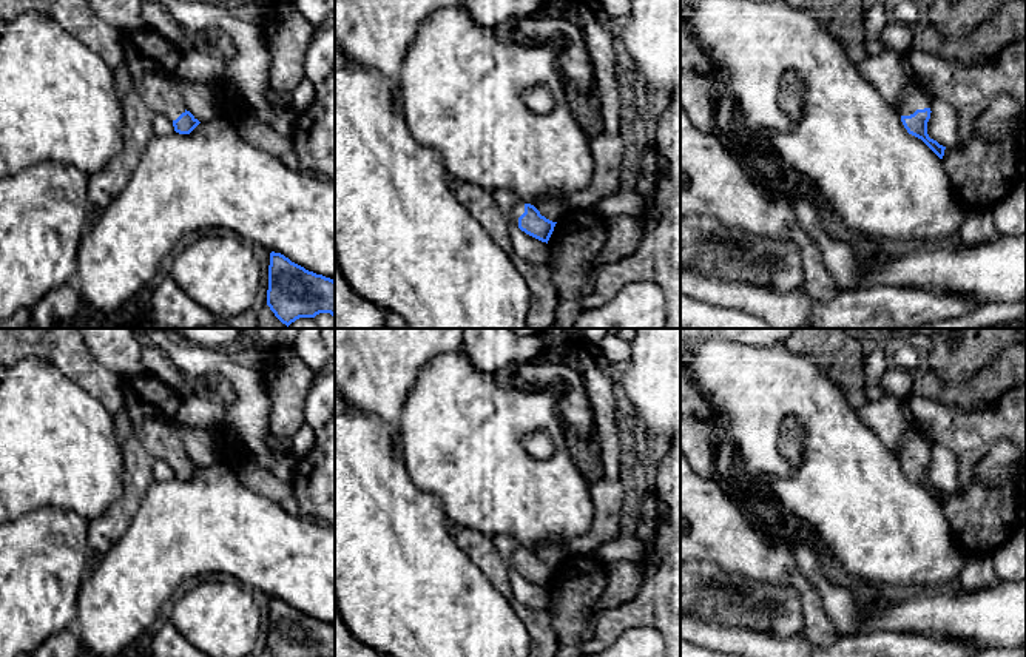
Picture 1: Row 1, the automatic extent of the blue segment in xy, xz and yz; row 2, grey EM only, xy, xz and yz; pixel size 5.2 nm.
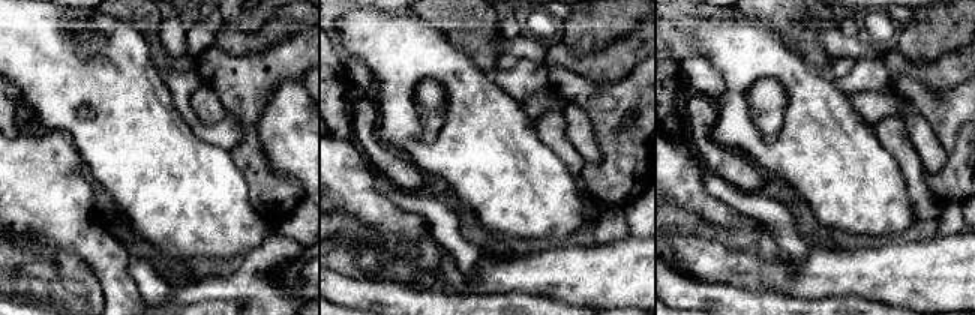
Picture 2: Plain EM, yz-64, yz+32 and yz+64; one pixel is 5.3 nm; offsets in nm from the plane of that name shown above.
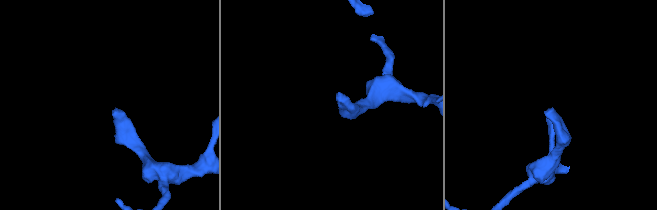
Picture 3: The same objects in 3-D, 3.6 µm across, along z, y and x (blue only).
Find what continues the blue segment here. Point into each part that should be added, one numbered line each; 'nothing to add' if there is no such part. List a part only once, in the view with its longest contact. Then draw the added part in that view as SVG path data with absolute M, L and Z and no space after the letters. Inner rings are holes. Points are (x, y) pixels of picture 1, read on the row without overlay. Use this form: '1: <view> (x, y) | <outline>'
1: yz (912, 443) | M913 427L901 435L899 461L910 461L916 455L932 453L932 444Z

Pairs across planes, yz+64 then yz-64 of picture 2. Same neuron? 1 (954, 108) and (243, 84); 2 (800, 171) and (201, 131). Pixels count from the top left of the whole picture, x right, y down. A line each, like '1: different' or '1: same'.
1: same
2: different

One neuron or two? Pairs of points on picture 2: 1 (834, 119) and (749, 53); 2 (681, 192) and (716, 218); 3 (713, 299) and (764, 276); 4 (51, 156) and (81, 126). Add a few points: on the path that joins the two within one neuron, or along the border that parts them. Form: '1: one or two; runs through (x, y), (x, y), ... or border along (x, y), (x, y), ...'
1: one; runs through (813, 98), (770, 54)
2: one; runs through (690, 194), (707, 209)
3: two; border along (704, 281), (737, 285), (753, 293), (773, 293)
4: two; border along (45, 129), (65, 131), (87, 168)

